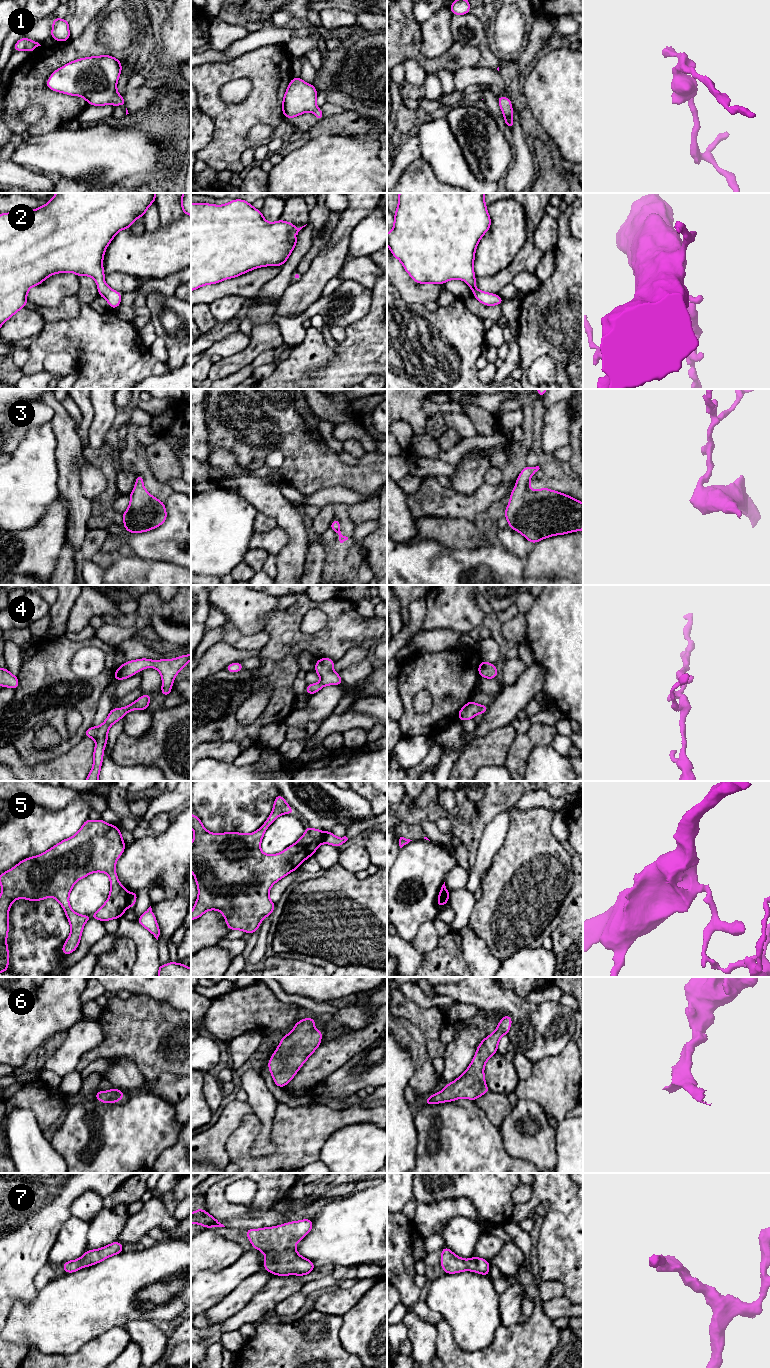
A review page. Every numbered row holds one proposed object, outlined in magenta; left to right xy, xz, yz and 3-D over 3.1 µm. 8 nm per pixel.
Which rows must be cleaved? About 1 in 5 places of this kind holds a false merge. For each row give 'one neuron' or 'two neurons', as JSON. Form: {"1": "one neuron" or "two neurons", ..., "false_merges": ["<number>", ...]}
{"1": "one neuron", "2": "one neuron", "3": "one neuron", "4": "one neuron", "5": "two neurons", "6": "one neuron", "7": "one neuron", "false_merges": ["5"]}

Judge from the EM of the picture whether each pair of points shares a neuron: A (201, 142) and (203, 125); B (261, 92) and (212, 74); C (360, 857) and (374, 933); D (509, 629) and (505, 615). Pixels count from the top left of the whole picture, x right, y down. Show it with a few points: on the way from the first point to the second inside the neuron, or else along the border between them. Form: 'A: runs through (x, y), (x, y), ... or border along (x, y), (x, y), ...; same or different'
A: runs through (201, 138), (202, 129); same
B: runs through (253, 78), (247, 72), (226, 72); same
C: border along (337, 863), (354, 874); different
D: border along (520, 612), (502, 623); different

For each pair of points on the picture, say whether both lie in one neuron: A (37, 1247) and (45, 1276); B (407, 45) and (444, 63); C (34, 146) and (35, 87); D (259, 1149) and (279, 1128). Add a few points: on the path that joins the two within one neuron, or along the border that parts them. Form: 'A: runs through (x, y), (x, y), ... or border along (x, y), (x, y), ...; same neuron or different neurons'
A: border along (48, 1263), (34, 1278), (34, 1286), (37, 1289); different neurons
B: runs through (416, 54), (426, 63), (435, 63); same neuron
C: border along (59, 127), (42, 134); different neurons
D: border along (274, 1115), (270, 1134), (274, 1150), (256, 1158); different neurons

